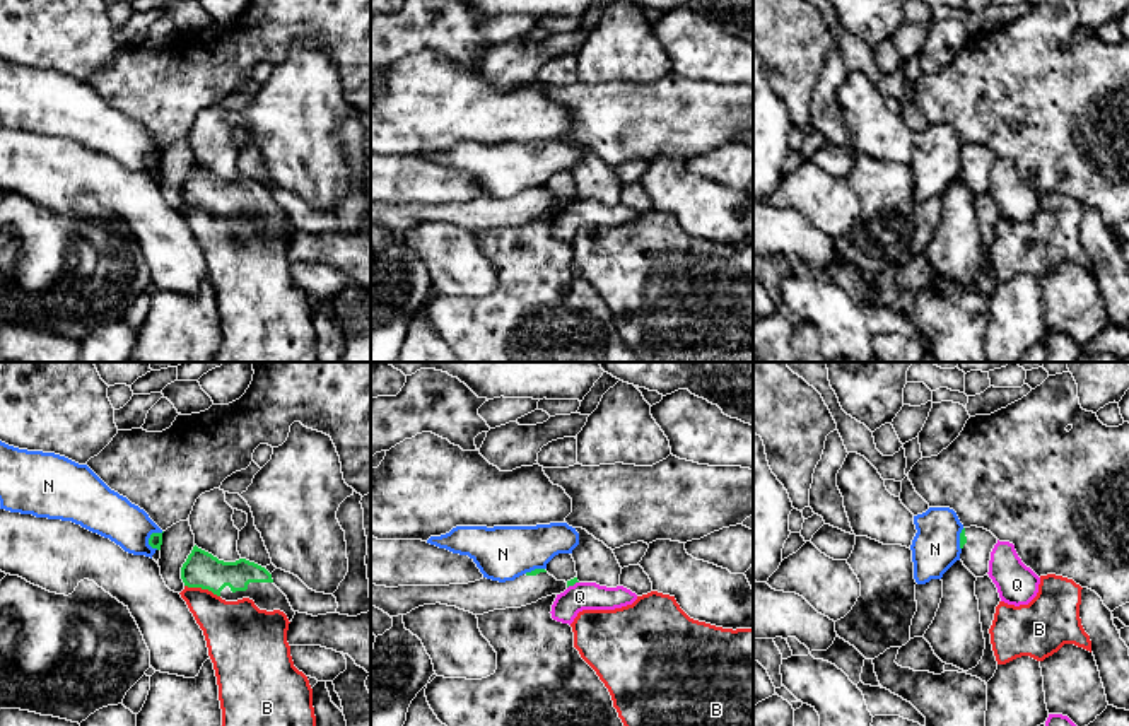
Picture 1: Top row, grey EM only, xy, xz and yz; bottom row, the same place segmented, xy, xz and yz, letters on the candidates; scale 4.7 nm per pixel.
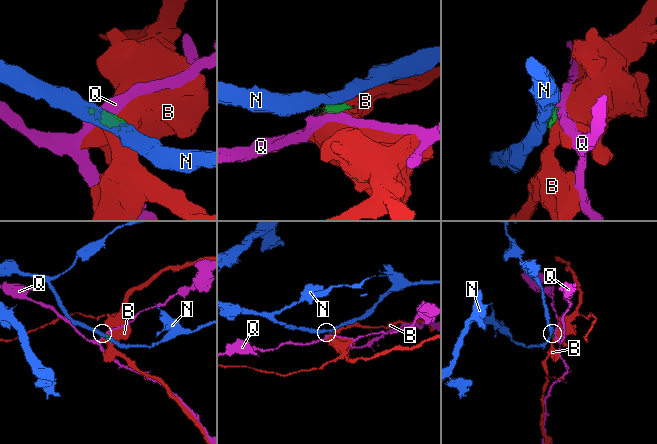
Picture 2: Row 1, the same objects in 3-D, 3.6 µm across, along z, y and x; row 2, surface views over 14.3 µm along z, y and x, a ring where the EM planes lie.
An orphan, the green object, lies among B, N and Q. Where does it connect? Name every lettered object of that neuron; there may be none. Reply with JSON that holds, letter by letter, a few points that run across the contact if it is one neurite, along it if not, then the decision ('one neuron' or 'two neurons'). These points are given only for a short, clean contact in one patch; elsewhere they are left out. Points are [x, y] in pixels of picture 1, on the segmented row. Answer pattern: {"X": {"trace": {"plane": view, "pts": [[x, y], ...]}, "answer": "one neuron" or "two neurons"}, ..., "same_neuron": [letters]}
{"B": {"answer": "two neurons"}, "N": {"answer": "two neurons"}, "Q": {"trace": {"plane": "xz", "pts": [[578, 581], [567, 588]]}, "answer": "two neurons"}, "same_neuron": []}

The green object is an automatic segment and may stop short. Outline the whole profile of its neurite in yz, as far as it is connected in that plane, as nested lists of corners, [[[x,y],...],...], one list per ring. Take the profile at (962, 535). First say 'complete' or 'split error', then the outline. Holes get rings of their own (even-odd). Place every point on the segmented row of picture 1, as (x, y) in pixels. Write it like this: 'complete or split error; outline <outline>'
split error; outline [[[977,526],[963,528],[960,533],[960,560],[975,576],[984,577],[989,572],[991,552],[997,538]]]

